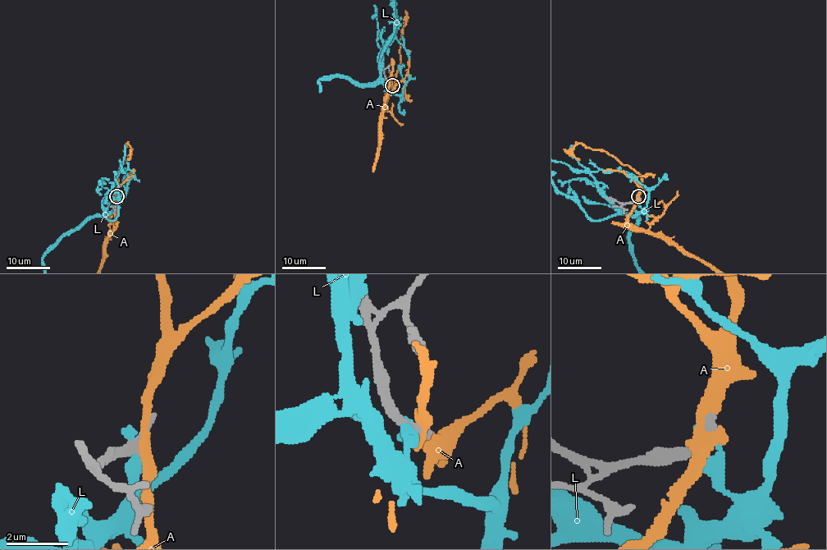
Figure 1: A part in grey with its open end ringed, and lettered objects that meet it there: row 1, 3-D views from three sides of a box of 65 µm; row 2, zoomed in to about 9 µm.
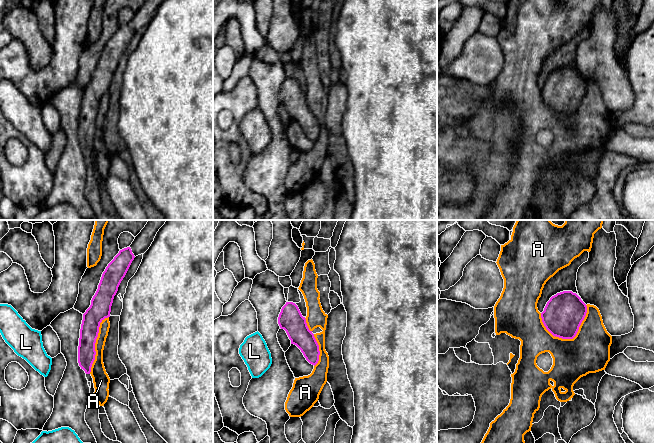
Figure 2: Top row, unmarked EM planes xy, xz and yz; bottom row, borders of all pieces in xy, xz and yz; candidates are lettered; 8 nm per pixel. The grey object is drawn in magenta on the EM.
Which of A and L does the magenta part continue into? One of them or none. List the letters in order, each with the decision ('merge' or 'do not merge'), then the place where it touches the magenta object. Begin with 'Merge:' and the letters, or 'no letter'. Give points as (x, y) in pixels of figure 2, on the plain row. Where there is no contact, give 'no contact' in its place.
Merge: no letter
A: do not merge | yz (571, 114)
L: do not merge | no contact

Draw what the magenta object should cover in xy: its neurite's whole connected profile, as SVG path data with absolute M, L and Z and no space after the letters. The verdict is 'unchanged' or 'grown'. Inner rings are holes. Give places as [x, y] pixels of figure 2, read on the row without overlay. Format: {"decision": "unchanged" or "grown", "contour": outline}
{"decision": "grown", "contour": "M146 0L132 20L119 27L102 50L98 65L90 83L83 90L78 122L78 139L86 150L90 150L95 136L95 119L100 99L110 93L111 82L118 63L132 37L144 30L151 22L159 5L164 0Z"}

